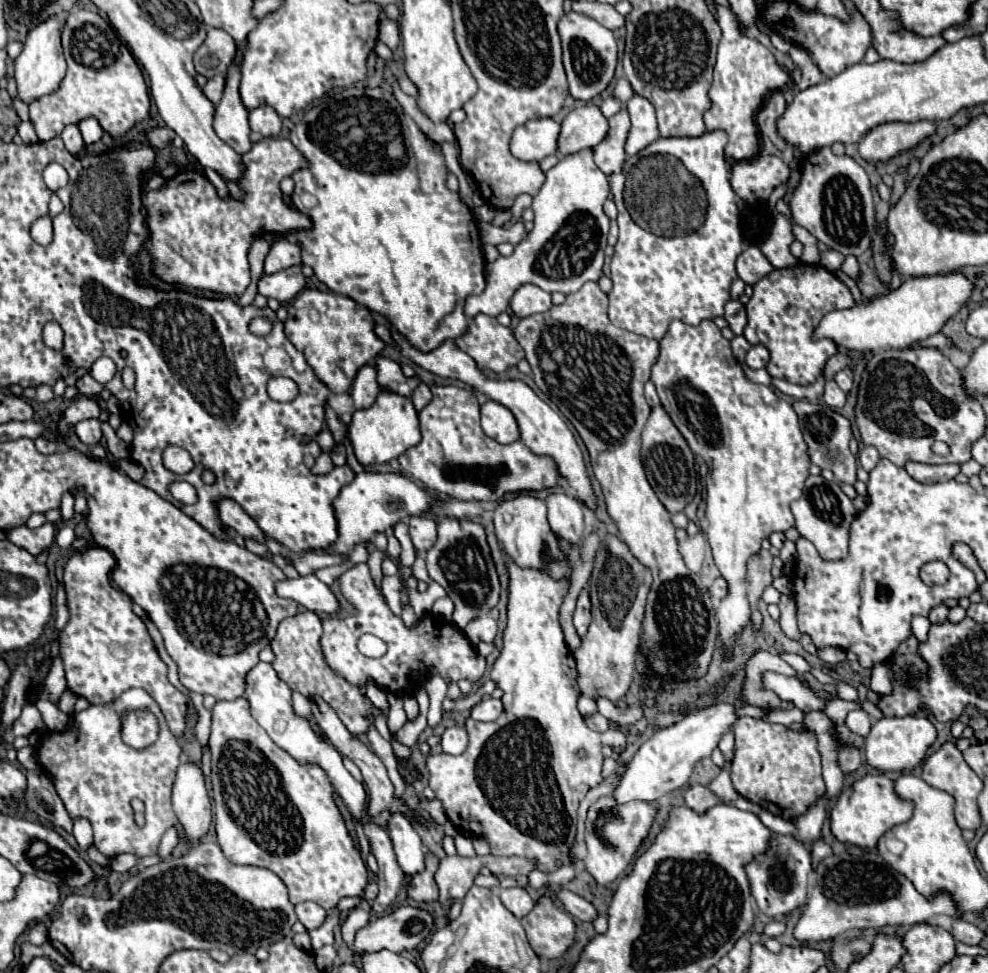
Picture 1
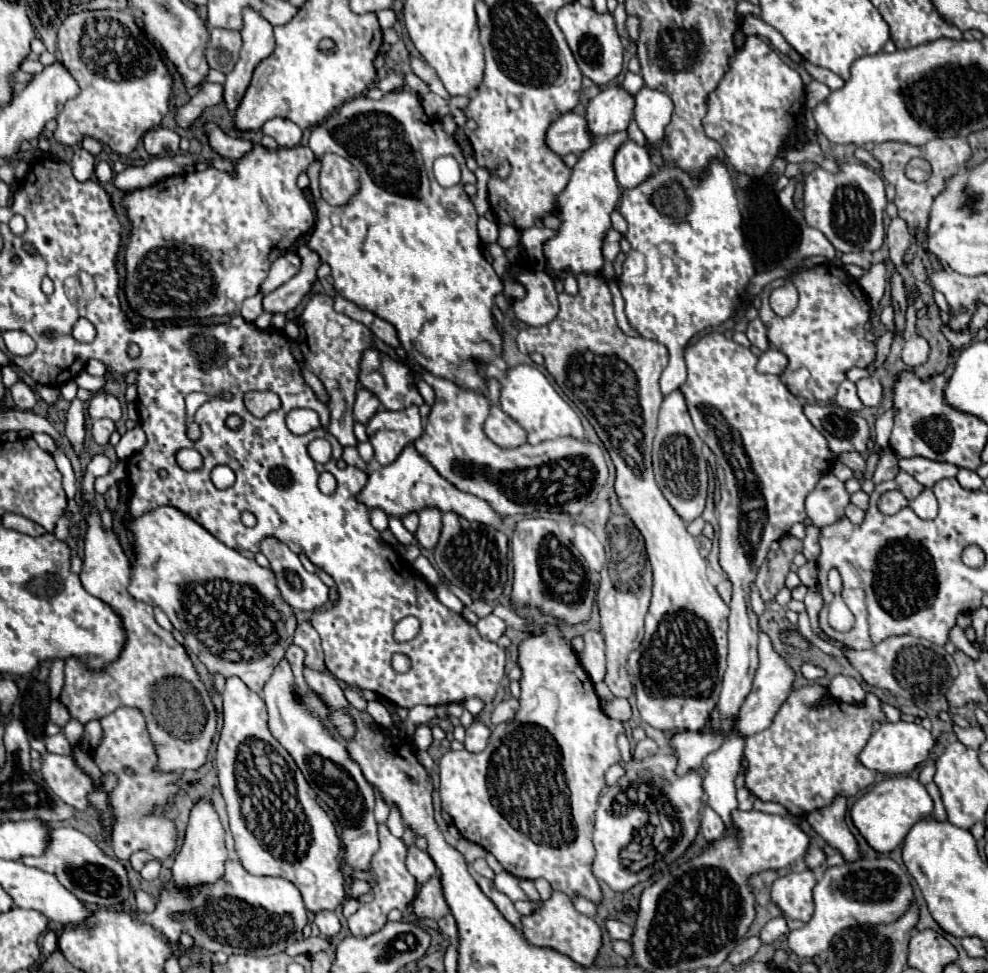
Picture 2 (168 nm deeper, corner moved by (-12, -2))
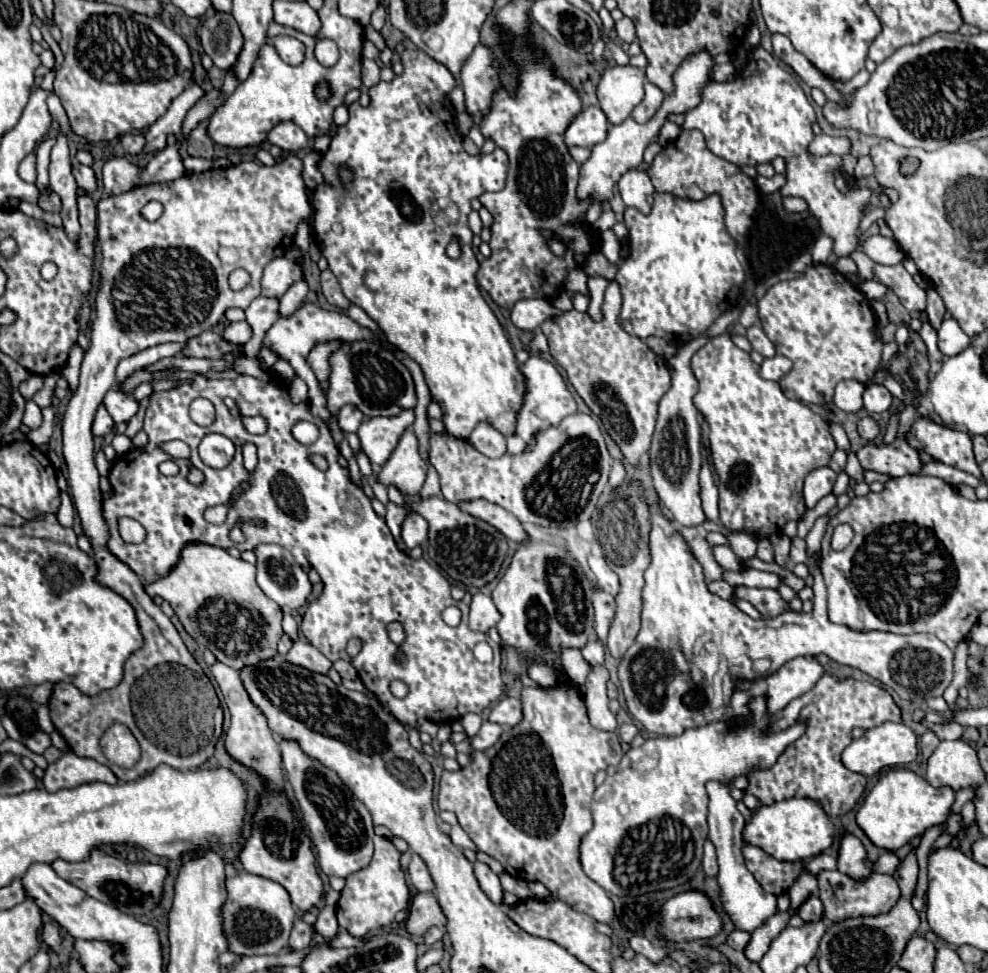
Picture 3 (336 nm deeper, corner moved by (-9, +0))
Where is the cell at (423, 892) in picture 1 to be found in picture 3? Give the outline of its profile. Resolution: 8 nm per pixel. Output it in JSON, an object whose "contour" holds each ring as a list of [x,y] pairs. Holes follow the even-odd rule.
{"contour":[[[416,894],[410,906],[410,916],[406,920],[408,934],[422,936],[428,928],[432,926],[442,928],[444,924],[446,924],[446,916],[434,894]]]}

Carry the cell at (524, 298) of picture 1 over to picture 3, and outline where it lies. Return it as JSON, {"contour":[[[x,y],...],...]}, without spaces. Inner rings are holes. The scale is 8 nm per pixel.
{"contour":[[[534,298],[534,300],[520,300],[512,308],[512,324],[520,330],[536,330],[546,318],[552,315],[561,315],[562,311],[554,308],[548,300]]]}

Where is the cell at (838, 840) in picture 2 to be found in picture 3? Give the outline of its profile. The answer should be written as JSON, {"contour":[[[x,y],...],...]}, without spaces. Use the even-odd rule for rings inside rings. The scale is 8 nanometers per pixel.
{"contour":[[[846,834],[842,838],[838,852],[838,870],[854,880],[866,880],[872,874],[872,866],[866,862],[866,850],[862,842],[852,834]]]}

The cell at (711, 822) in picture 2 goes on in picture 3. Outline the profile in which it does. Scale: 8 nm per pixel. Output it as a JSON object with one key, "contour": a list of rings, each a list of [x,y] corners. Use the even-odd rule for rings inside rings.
{"contour":[[[706,840],[706,844],[704,844],[704,860],[702,860],[702,868],[704,868],[706,876],[716,876],[716,874],[718,874],[716,850],[714,850],[714,846],[712,846],[710,840]]]}

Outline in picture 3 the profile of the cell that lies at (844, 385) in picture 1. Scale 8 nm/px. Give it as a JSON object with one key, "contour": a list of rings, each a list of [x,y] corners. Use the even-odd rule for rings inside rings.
{"contour":[[[872,384],[864,390],[864,408],[872,414],[886,412],[892,406],[892,394],[882,384]]]}

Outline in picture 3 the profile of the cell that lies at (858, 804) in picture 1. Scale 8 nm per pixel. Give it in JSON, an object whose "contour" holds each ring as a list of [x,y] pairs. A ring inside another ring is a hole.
{"contour":[[[908,768],[890,770],[882,776],[876,786],[864,798],[862,808],[858,810],[858,826],[864,834],[882,850],[898,850],[908,844],[912,838],[922,836],[928,828],[944,824],[952,814],[954,790],[950,786],[934,788],[922,776]]]}

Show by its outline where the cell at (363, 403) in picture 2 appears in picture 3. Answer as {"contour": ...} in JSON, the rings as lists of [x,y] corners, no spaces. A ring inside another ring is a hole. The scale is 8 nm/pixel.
{"contour":[[[344,406],[338,414],[336,414],[336,420],[338,420],[338,428],[348,434],[348,432],[356,432],[360,422],[362,422],[362,414],[360,410],[352,410],[352,406]]]}

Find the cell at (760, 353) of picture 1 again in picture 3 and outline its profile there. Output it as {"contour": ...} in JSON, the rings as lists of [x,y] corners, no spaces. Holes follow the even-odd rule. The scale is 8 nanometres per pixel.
{"contour":[[[774,356],[774,358],[766,358],[760,366],[760,376],[766,380],[774,380],[778,382],[784,374],[788,374],[792,370],[792,362],[784,356]]]}

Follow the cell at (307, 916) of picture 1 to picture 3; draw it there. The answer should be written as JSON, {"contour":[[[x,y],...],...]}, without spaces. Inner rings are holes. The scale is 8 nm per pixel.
{"contour":[[[324,906],[318,914],[318,920],[314,924],[314,930],[322,934],[324,938],[332,940],[338,932],[338,922],[336,922],[336,908],[334,906]]]}

